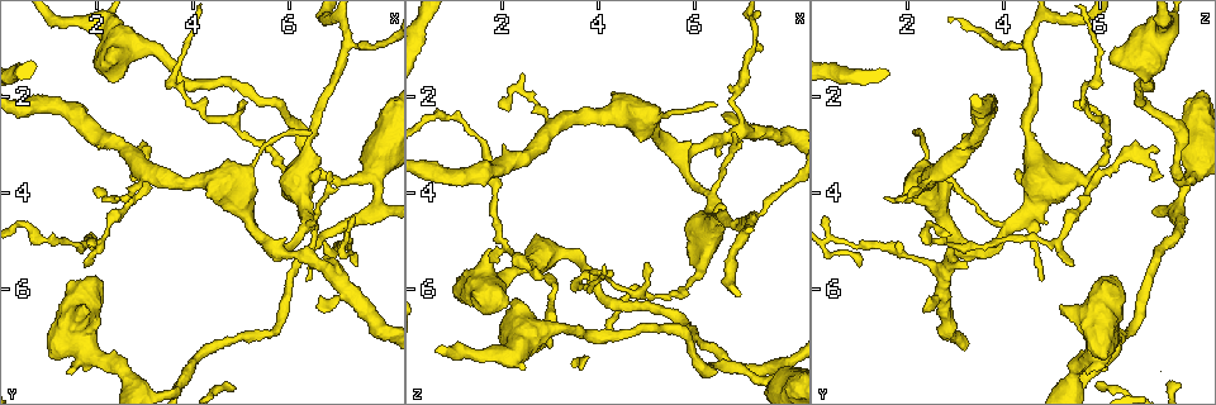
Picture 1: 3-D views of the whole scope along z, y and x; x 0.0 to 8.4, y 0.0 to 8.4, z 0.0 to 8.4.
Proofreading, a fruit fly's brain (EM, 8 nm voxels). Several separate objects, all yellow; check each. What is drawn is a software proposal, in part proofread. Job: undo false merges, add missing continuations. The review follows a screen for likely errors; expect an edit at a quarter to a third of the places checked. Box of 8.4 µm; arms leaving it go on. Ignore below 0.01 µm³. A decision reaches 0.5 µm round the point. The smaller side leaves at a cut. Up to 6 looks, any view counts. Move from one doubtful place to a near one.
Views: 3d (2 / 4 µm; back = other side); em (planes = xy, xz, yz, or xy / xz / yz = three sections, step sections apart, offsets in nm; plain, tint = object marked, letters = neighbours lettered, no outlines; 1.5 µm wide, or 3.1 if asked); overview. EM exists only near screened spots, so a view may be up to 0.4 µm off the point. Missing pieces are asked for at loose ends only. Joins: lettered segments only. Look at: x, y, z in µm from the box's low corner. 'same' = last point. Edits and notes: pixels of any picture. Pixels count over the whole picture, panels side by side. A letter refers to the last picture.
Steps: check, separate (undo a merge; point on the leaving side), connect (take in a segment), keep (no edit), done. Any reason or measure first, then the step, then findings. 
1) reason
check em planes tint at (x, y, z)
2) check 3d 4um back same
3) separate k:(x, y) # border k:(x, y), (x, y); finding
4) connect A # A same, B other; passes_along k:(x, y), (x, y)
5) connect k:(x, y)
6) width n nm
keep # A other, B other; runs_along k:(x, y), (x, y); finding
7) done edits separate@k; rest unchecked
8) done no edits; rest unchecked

three-way junction
check 3d 2um at (6.35, 4.70, 4.10)

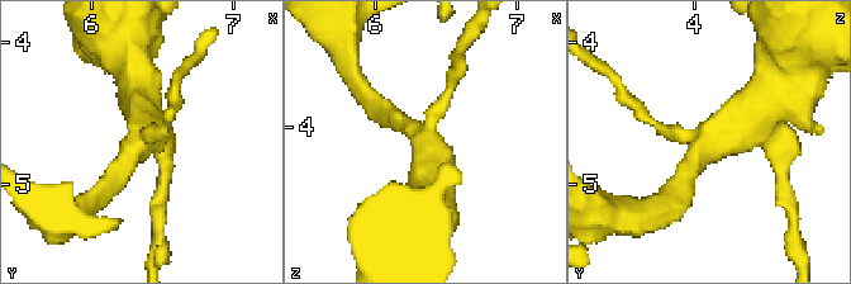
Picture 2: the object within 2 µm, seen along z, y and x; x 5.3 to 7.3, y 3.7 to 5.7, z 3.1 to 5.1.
need the tissue
check em yz step 8 letters at (6.36, 4.68, 4.10)

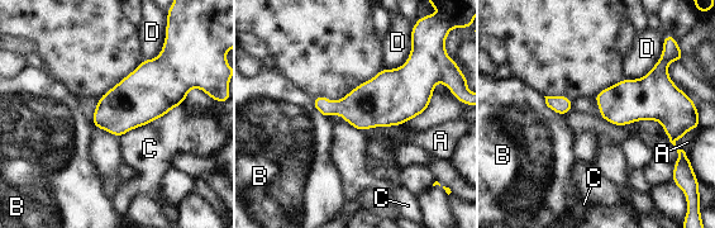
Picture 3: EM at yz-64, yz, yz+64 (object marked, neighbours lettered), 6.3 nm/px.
cut it another way
check em planes letters same

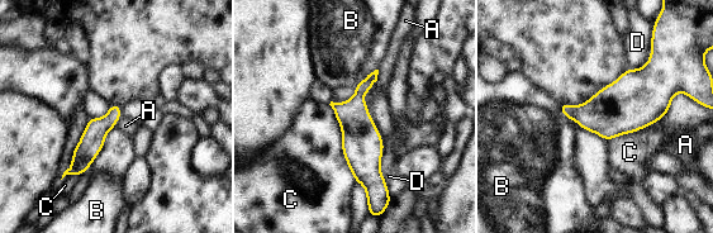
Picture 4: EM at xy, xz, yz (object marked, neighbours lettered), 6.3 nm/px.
keep # A other, B other, C other, D other; border 4:(378, 69), (366, 105); one cell here

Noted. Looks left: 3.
abrupt turn
check 3d 2um at (7.15, 0.95, 4.60)

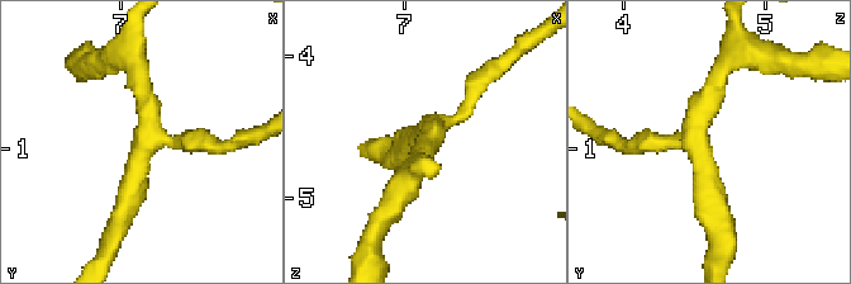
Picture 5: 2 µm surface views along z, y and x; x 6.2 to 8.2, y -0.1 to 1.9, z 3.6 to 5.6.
arms 3
check em planes letters at (7.18, 0.94, 4.52)

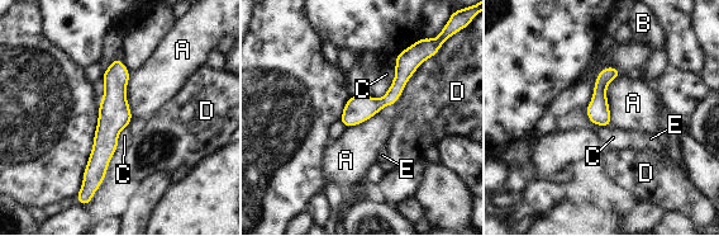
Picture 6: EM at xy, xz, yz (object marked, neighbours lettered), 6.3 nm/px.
keep # A other, B other, C other, D other, E other; border 6:(623, 74), (606, 88), (613, 126); all the same cell

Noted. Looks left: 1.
done no edits; rest unchecked

